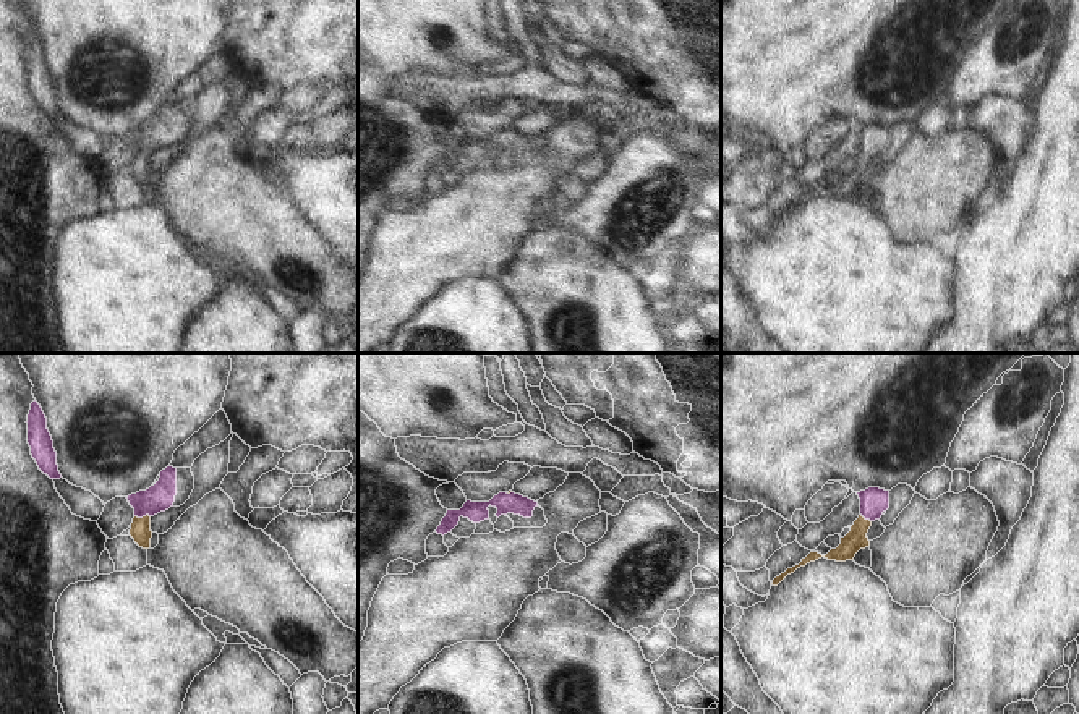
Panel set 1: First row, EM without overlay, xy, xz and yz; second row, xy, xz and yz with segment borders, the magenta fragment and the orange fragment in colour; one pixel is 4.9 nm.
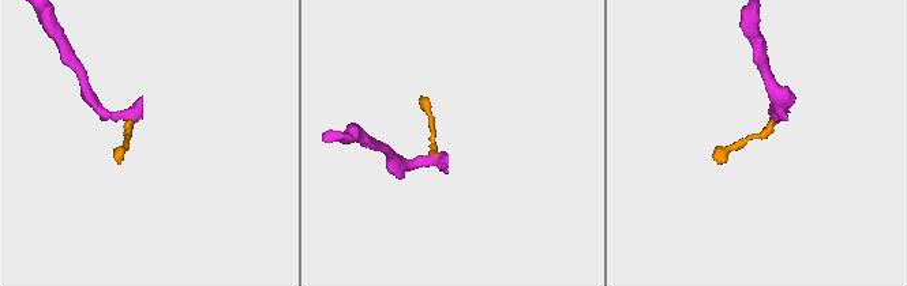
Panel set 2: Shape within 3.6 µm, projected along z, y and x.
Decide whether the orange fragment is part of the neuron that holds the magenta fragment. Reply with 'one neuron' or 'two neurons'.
one neuron

